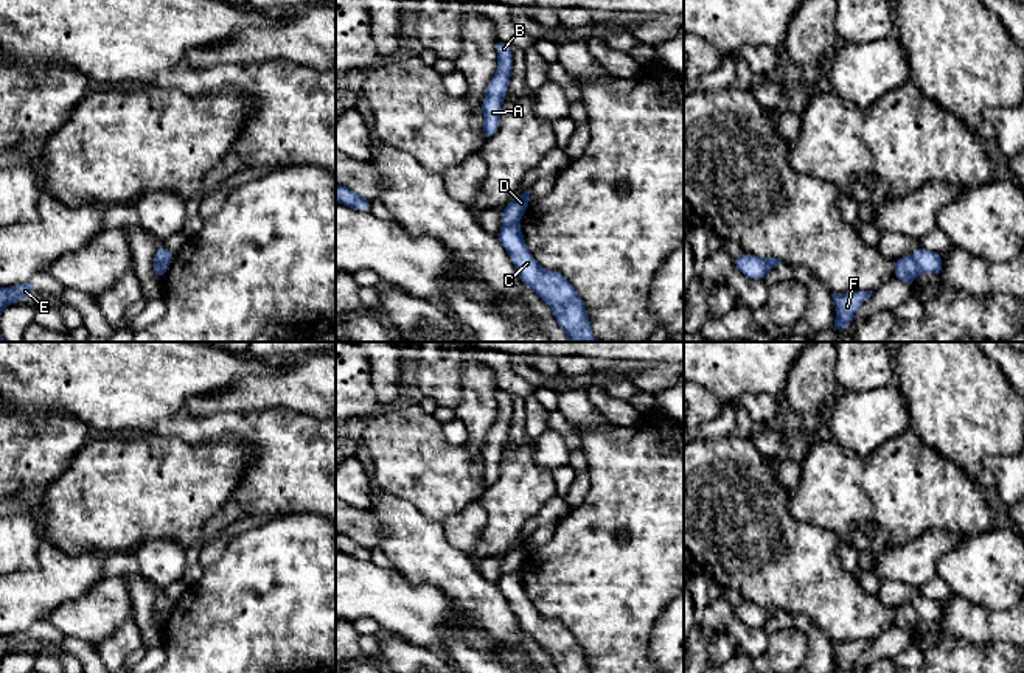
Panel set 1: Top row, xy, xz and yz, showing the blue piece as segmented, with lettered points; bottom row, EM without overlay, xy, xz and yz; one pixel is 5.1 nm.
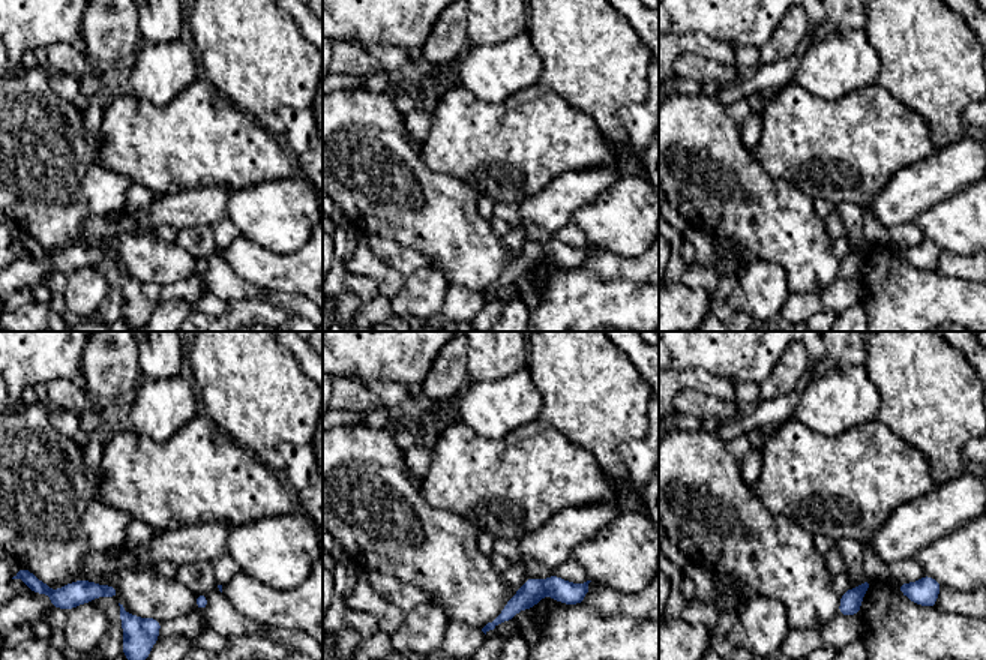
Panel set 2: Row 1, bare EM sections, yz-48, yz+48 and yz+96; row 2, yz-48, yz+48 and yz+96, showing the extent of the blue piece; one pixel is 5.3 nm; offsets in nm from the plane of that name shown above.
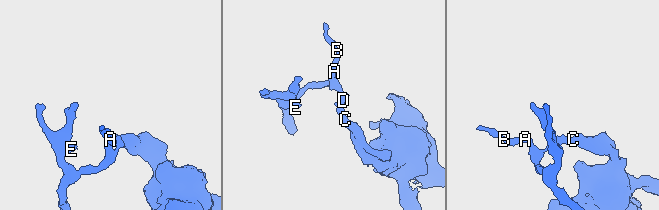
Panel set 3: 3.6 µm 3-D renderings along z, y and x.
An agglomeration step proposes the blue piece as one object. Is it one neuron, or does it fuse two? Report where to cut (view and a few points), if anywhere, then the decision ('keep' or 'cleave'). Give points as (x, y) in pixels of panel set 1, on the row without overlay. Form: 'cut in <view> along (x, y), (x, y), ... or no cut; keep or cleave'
cut in xz along (516, 571), (502, 574); cleave

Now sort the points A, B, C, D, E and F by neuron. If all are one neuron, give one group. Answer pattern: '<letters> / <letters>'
A B D E F / C

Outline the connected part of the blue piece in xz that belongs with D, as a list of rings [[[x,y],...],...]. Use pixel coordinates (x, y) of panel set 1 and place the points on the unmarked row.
[[[530,536],[503,555],[502,574],[519,572],[530,552]]]

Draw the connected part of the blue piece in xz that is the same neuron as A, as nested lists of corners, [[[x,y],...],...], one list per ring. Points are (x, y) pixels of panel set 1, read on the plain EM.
[[[496,389],[497,399],[497,418],[491,427],[482,451],[483,460],[483,486],[491,486],[499,479],[499,468],[502,460],[502,451],[508,440],[508,431],[511,424],[511,395],[502,389]]]

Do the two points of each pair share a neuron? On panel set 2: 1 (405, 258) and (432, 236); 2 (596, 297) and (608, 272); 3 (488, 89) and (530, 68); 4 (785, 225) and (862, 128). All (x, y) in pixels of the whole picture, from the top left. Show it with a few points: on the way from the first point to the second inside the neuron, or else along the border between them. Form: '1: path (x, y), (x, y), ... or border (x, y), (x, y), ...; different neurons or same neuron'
1: border (383, 237), (413, 248), (440, 266); different neurons
2: border (581, 267), (604, 281), (638, 284); different neurons
3: path (499, 78), (509, 68), (520, 68); same neuron
4: border (778, 179), (790, 182), (812, 200); different neurons

